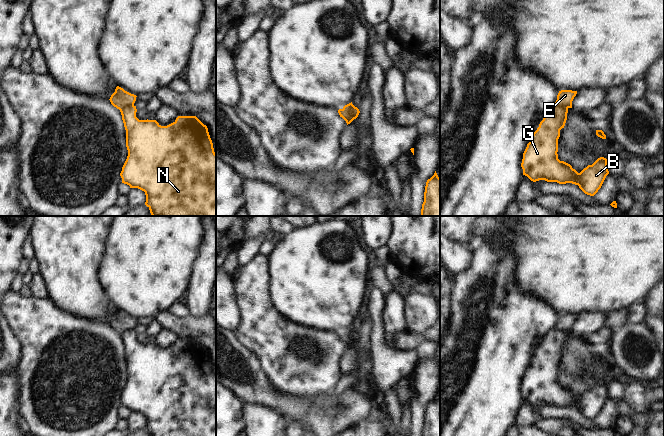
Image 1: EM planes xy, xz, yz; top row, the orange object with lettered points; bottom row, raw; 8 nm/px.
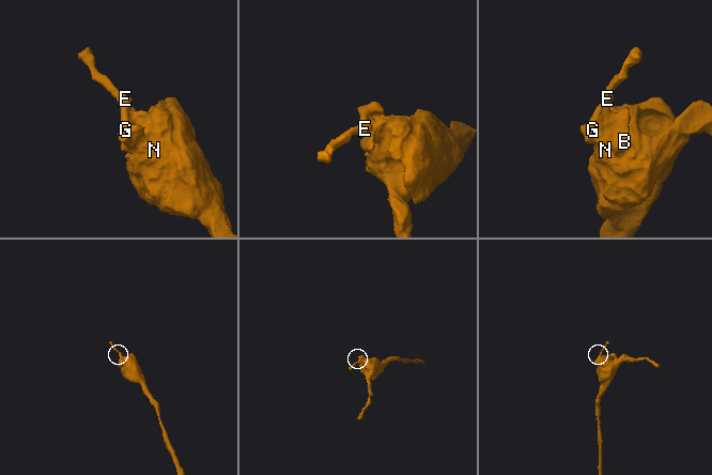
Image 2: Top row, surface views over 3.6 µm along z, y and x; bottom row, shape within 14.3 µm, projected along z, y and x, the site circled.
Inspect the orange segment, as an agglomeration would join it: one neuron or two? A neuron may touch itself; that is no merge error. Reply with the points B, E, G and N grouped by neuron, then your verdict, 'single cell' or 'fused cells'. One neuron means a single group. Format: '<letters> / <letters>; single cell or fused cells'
B G N / E; fused cells

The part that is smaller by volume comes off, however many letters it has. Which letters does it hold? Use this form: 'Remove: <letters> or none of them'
Remove: E

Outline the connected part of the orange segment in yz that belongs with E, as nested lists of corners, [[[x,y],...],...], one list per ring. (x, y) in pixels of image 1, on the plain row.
[[[561,314],[557,319],[556,329],[562,330],[564,332],[572,332],[572,325],[576,320],[577,315],[572,314]]]

